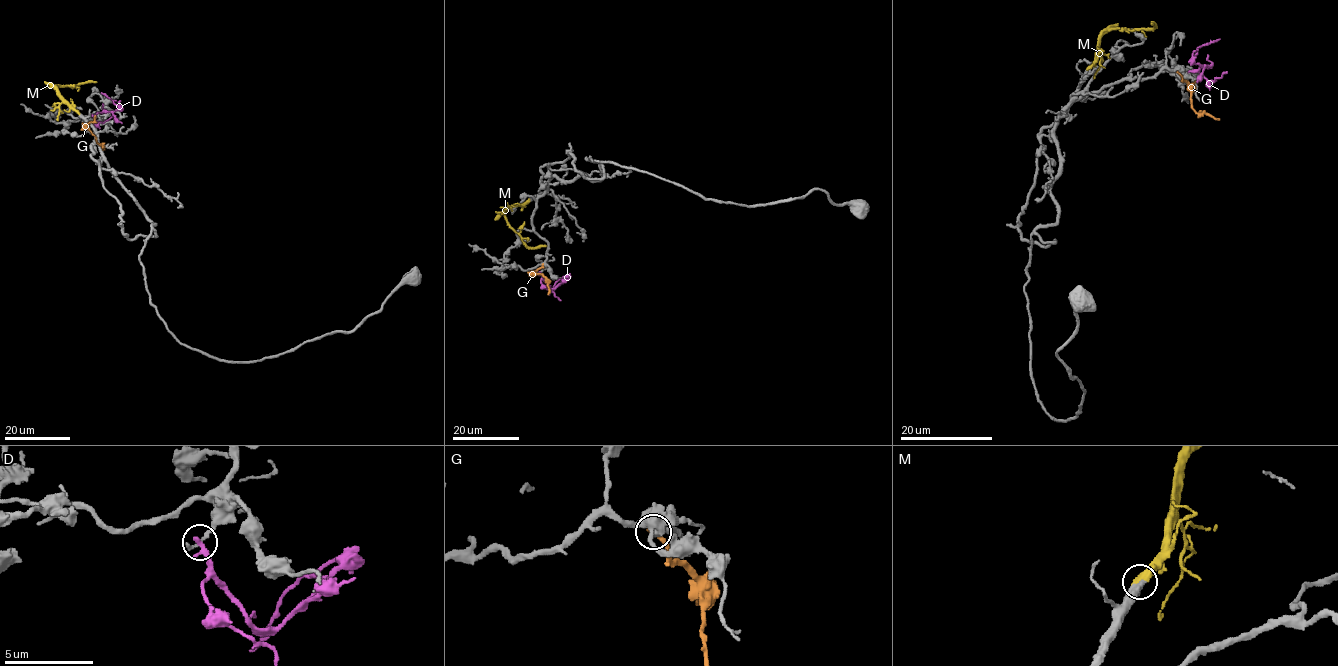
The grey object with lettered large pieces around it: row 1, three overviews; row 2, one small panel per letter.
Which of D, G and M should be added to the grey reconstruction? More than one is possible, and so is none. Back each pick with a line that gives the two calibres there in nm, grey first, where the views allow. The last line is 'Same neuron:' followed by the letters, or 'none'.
M: calibres 480 and 460 nm
Same neuron: M

